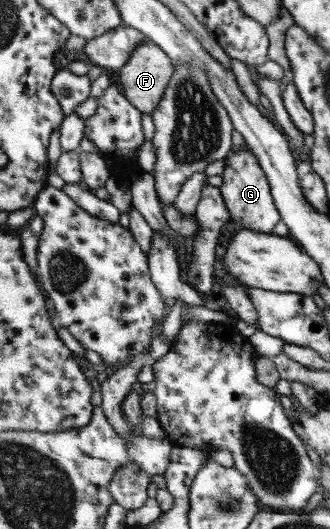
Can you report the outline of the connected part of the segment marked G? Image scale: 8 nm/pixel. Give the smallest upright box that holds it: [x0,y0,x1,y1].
[220,148,282,233]

